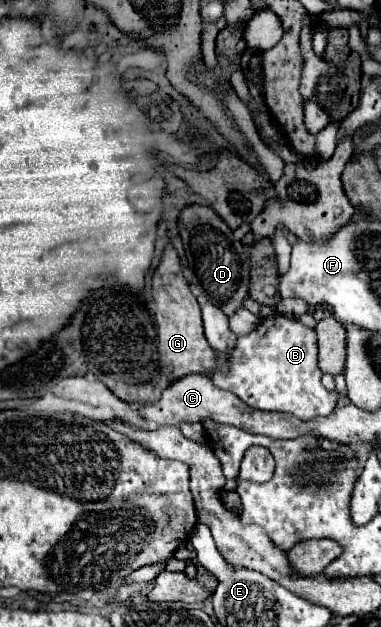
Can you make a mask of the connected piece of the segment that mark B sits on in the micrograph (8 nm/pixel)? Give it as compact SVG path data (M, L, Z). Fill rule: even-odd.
M273 314L265 318L253 332L239 336L229 352L229 370L215 372L211 382L233 392L251 408L293 412L301 420L329 416L337 408L339 392L327 390L321 384L317 364L317 338L313 328L305 328L297 318Z

